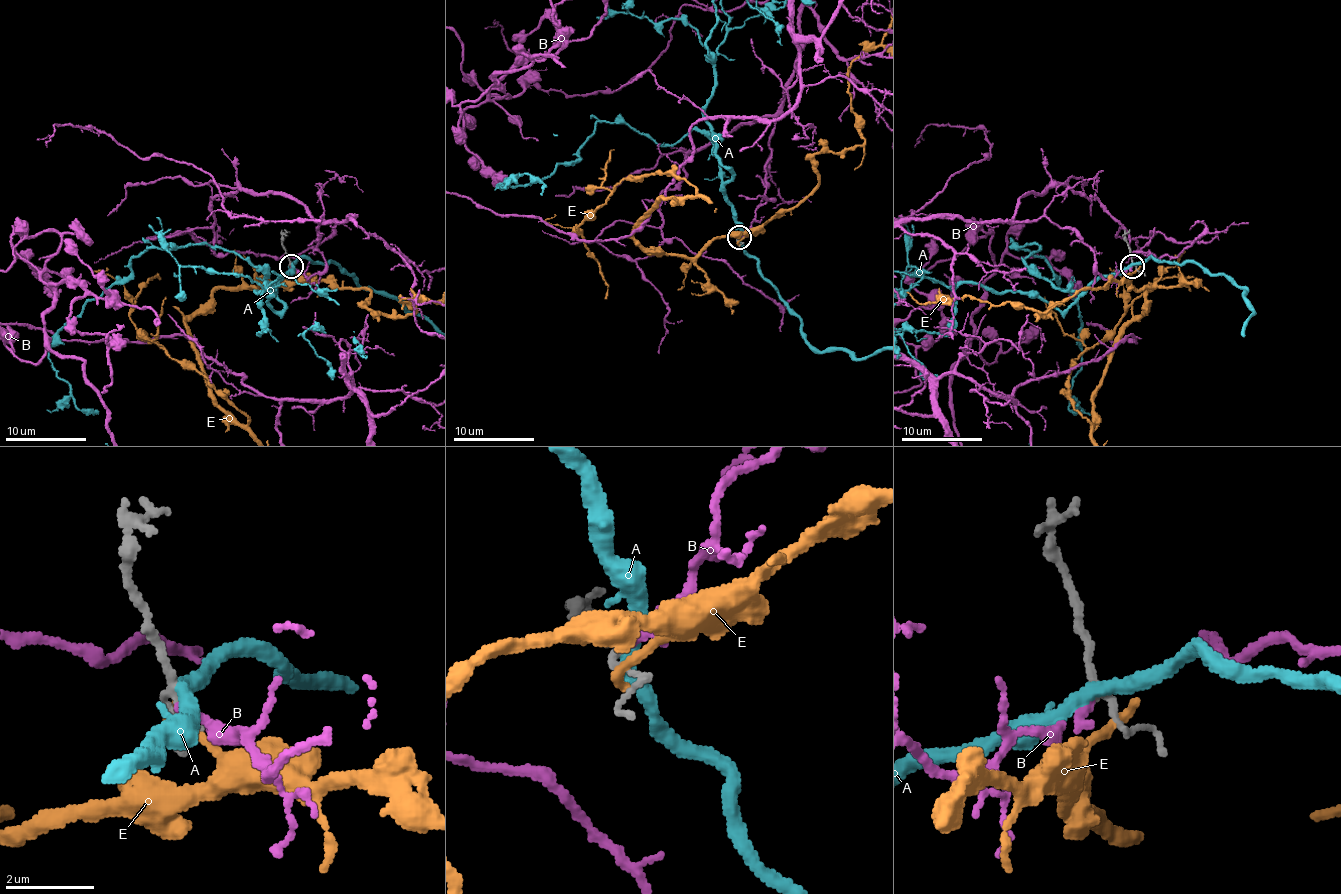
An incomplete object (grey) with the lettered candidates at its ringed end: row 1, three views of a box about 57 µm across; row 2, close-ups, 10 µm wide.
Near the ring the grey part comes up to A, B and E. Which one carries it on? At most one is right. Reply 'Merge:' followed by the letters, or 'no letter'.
Merge: B

